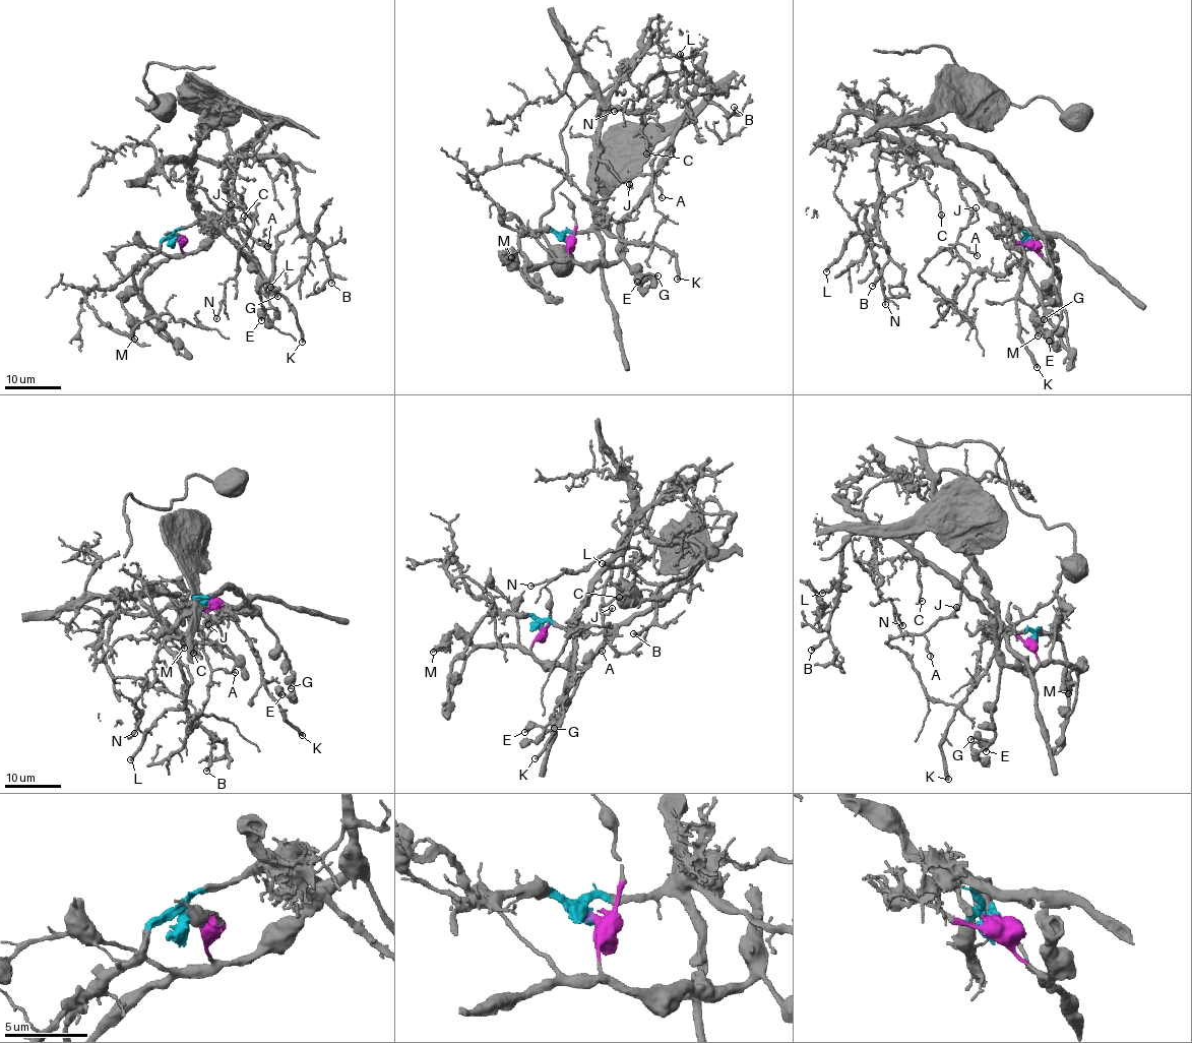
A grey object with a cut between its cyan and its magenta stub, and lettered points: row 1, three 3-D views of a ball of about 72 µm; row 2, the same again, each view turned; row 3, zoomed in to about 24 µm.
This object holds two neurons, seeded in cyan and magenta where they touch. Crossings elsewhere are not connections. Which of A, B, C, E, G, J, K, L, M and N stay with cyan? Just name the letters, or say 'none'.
A, B, C, J, K, L, N

